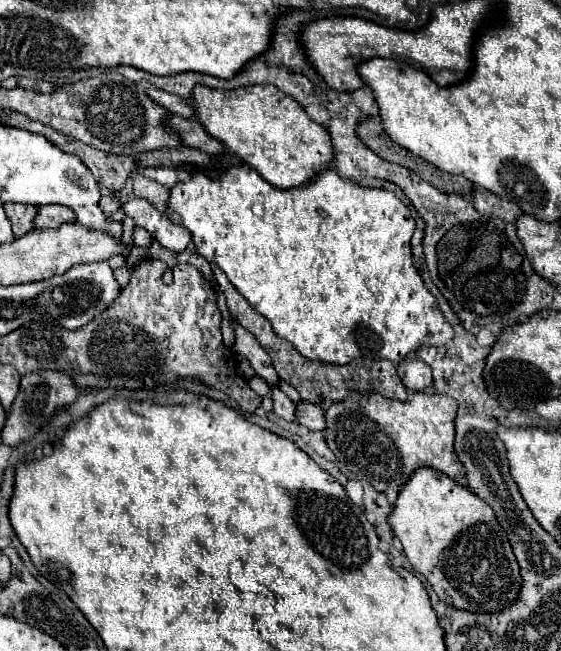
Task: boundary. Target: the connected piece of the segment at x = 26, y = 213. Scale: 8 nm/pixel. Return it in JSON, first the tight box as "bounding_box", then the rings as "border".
{"bounding_box":[12,203,36,237],"border":[[[12,203],[12,231],[14,237],[20,237],[24,233],[28,233],[28,229],[32,231],[32,219],[36,215],[36,207],[30,205],[22,205],[22,203]]]}

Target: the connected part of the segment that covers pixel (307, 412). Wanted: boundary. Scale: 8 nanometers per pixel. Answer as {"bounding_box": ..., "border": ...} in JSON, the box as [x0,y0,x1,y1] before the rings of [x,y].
{"bounding_box":[298,401,326,429],"border":[[[308,401],[300,403],[298,405],[298,421],[308,427],[308,429],[326,429],[326,417],[324,417],[324,411]]]}

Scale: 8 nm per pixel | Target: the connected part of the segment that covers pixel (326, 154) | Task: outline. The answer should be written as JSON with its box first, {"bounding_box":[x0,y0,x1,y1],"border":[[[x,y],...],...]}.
{"bounding_box":[192,85,334,189],"border":[[[274,85],[232,91],[196,87],[192,99],[196,119],[206,131],[280,189],[304,187],[334,161],[334,145],[328,129],[312,121],[294,97]]]}

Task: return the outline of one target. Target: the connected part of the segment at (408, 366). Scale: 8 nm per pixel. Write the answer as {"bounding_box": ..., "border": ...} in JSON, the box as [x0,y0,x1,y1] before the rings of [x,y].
{"bounding_box":[398,359,434,393],"border":[[[404,359],[404,363],[398,365],[398,375],[404,381],[404,385],[410,387],[412,393],[424,391],[434,381],[432,369],[420,359]]]}

